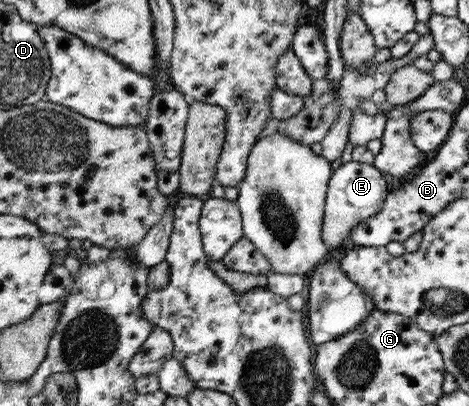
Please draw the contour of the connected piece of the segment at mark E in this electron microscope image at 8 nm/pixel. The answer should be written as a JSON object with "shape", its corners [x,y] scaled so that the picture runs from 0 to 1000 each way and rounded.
{"shape":[[[744,397],[710,421],[706,446],[699,451],[699,488],[693,505],[693,557],[689,589],[701,608],[706,628],[727,628],[740,613],[742,581],[765,549],[783,544],[795,530],[808,525],[825,490],[825,443],[808,424],[797,404]]]}

